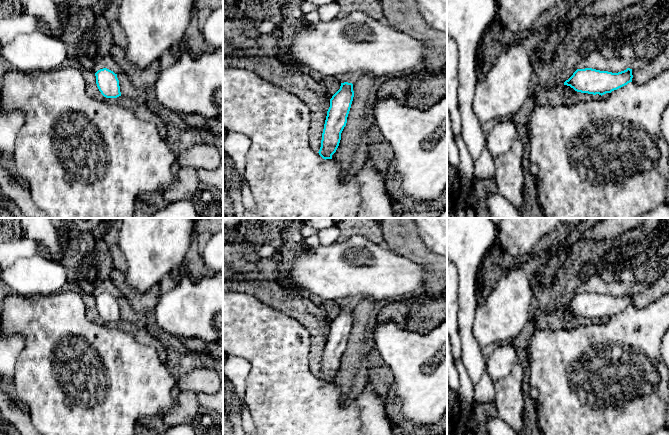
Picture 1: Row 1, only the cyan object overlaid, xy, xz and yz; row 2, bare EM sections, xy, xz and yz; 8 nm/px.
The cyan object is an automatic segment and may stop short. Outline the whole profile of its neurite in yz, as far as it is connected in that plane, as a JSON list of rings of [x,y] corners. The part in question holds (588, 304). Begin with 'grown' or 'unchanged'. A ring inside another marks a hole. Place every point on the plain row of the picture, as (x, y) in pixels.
unchanged; [[[592,292],[577,293],[564,306],[577,316],[604,319],[611,317],[632,306],[632,293],[627,292],[618,297],[600,295]]]

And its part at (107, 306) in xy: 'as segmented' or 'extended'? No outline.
as segmented

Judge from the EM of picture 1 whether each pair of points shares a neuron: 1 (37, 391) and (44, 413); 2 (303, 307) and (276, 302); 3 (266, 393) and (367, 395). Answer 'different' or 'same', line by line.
1: same
2: same
3: different

